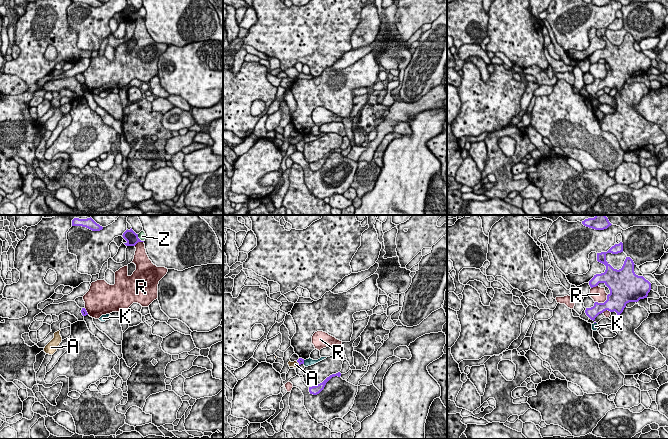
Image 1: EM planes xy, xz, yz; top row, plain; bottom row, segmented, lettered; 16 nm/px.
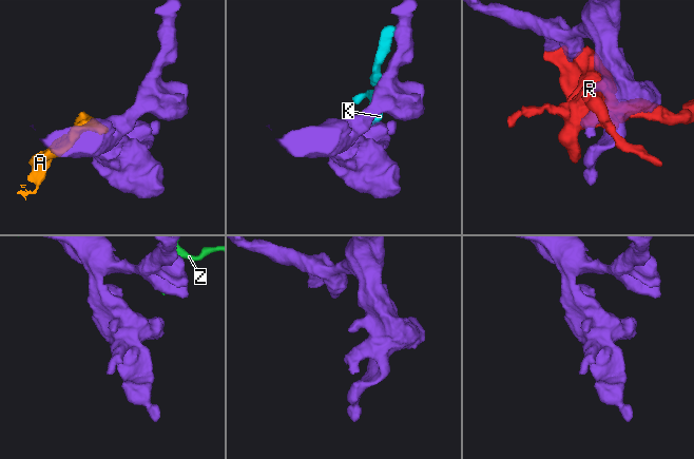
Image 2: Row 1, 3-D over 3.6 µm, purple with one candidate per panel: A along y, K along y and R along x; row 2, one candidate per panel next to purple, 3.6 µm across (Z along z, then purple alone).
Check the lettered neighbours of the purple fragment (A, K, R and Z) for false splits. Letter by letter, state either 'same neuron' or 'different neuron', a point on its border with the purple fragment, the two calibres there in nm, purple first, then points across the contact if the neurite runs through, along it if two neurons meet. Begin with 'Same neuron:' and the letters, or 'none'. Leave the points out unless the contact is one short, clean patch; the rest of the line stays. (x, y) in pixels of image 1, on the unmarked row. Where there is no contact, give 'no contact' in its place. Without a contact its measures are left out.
Same neuron: A
A: same neuron | xz (298, 138) | 100/120 nm | across xz (301, 137), (298, 138), (295, 140)
K: different neuron | xz (303, 138) | 100/130 nm
R: different neuron | yz (604, 78) | 320/240 nm
Z: different neuron | xy (138, 14) | 200/130 nm

